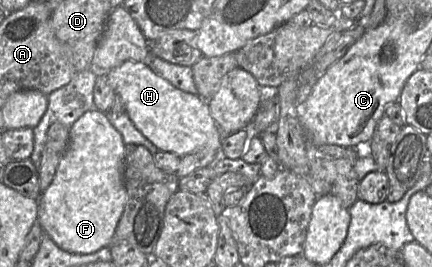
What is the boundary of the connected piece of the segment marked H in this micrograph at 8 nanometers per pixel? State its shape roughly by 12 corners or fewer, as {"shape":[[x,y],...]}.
{"shape":[[125,61],[107,74],[136,128],[179,157],[220,151],[208,103]]}

